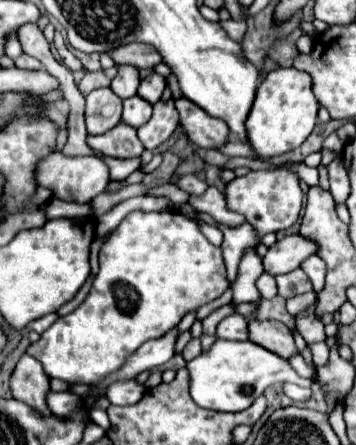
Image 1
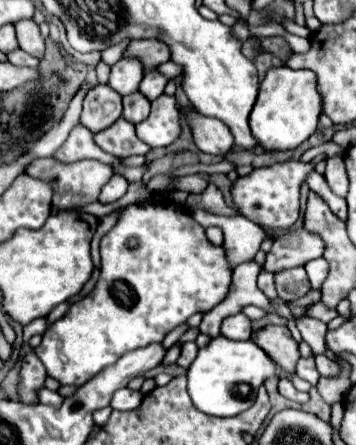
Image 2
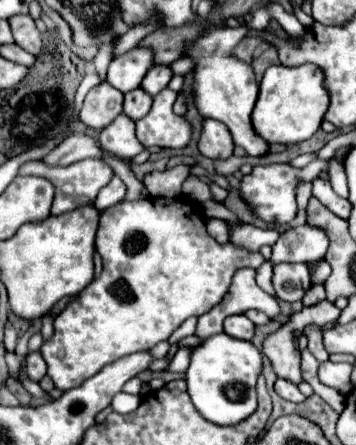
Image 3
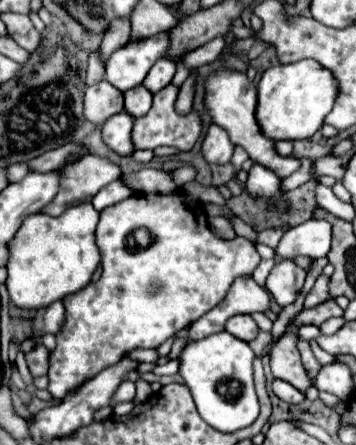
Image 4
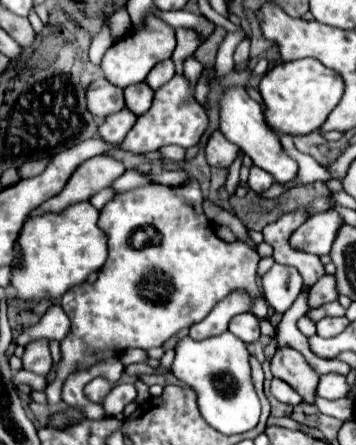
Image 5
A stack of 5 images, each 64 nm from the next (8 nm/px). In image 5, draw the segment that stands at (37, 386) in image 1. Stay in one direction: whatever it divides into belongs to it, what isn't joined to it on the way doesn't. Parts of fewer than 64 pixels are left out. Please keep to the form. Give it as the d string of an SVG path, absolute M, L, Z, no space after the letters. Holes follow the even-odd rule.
M38 338L32 340L24 346L24 356L22 356L24 368L36 374L46 376L52 368L52 356L50 356L50 348L48 348L48 340L46 338Z

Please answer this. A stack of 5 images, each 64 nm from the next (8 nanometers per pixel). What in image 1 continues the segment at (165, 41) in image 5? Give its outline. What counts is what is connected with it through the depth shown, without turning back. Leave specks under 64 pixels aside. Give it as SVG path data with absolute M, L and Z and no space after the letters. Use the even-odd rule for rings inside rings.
M120 64L118 74L112 78L112 84L110 84L114 94L120 96L122 100L126 100L130 96L136 96L138 86L140 86L138 68L132 66L132 64Z

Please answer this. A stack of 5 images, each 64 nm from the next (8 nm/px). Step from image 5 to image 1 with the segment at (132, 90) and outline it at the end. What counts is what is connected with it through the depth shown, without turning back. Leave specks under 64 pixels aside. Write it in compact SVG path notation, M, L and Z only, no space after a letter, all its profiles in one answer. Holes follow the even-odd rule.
M132 96L124 100L124 112L122 112L122 120L134 128L140 128L144 122L148 122L152 116L152 106L140 98L140 96Z

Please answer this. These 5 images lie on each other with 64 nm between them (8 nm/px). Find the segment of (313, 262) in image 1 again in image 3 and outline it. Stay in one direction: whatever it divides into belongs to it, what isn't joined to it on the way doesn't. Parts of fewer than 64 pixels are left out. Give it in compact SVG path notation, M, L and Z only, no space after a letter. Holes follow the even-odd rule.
M323 259L310 271L310 274L313 285L324 283L324 280L330 276L330 265Z

